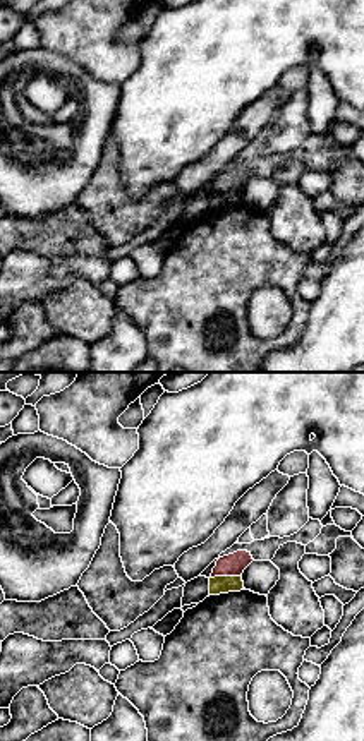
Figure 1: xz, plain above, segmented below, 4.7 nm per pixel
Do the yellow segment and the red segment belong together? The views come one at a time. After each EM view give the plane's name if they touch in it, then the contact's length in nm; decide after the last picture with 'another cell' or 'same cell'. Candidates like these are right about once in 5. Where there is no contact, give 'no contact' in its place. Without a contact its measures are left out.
meets yellow in xz; contact 140 nm long

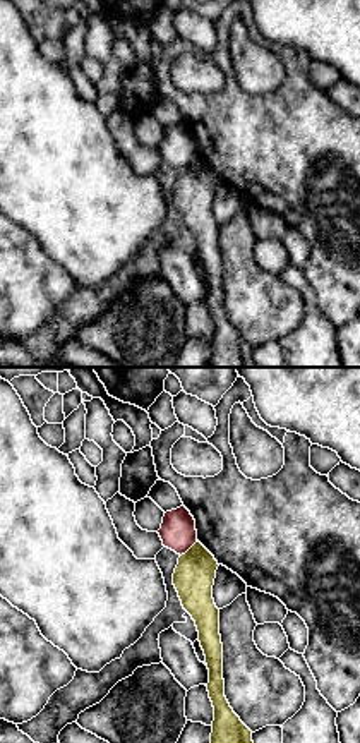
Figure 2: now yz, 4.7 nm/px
meets yellow in yz; contact 120 nm long

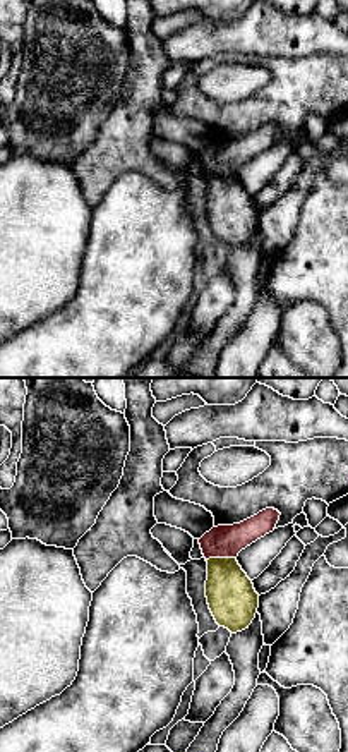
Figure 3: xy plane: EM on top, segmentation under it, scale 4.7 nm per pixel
meets yellow in xy; contact 140 nm long

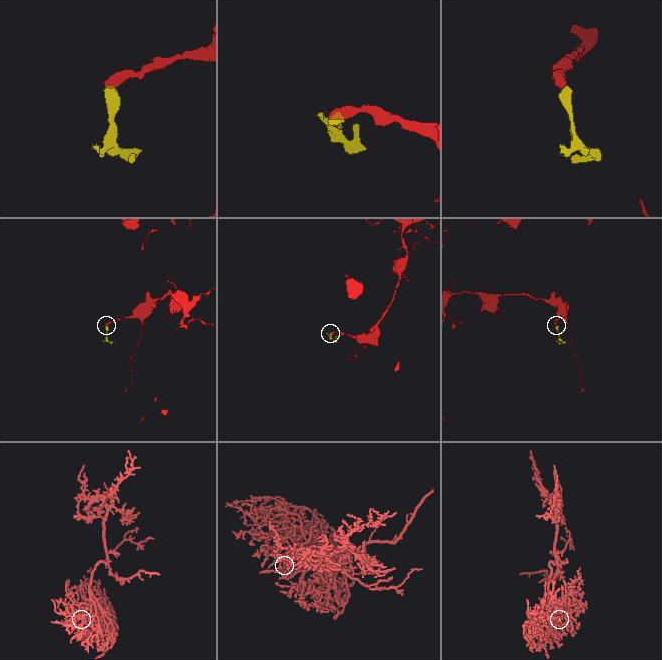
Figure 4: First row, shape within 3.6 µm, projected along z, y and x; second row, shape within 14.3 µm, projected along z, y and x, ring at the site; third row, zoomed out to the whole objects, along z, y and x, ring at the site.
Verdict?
another cell

